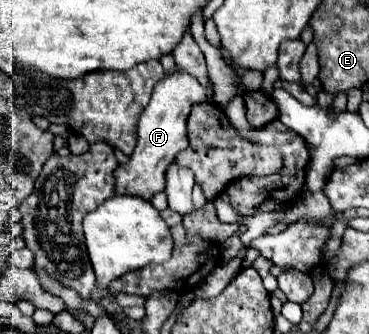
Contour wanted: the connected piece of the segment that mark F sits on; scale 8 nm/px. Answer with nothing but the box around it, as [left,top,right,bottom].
[114,68,214,200]

